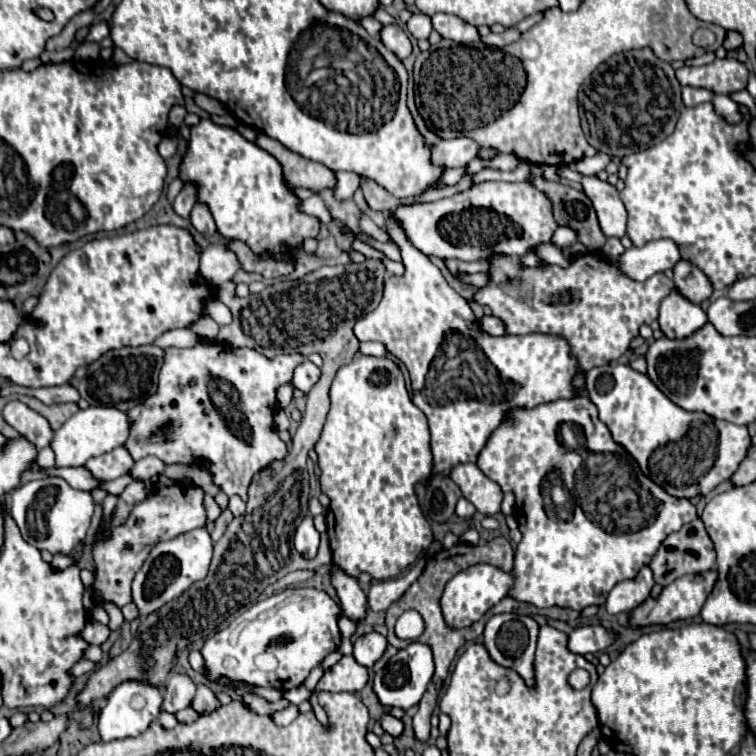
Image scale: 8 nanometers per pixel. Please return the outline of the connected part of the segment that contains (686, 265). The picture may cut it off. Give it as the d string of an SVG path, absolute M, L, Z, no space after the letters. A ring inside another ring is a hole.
M680 260L672 268L672 272L674 272L674 286L686 300L700 304L702 300L710 298L712 284L706 278L706 274L702 274L702 270L698 270L694 264Z

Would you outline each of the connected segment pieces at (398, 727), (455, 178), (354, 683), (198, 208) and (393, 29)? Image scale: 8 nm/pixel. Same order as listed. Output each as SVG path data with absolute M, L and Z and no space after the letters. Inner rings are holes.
M388 712L382 716L380 724L382 724L382 728L384 728L388 734L392 734L392 736L400 736L400 734L402 734L402 730L404 730L402 720L394 718L394 716L392 716L392 714L388 714Z
M462 168L460 170L446 170L442 174L442 178L438 178L438 182L434 184L434 188L444 188L444 186L454 186L458 184L462 178Z
M342 656L330 670L320 678L316 692L360 692L368 682L368 670L360 666L354 656Z
M204 202L194 204L194 208L190 212L190 220L192 220L194 228L200 230L202 234L212 234L216 230L216 224L214 224L214 218L210 214L210 208Z
M398 24L382 26L382 30L380 30L380 40L382 40L382 44L384 44L390 52L394 52L400 60L408 58L410 52L412 52L410 38L408 38L408 34L406 34Z

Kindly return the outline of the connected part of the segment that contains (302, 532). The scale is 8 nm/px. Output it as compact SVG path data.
M308 514L302 524L296 528L296 538L294 538L294 546L296 550L304 556L304 558L314 558L318 552L318 544L320 544L320 534L314 528L312 516Z

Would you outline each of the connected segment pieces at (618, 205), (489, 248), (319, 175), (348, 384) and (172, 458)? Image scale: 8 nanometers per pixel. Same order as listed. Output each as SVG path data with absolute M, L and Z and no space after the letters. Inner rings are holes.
M568 165L558 166L558 174L561 178L568 178L568 180L582 184L586 196L594 204L600 228L606 236L622 238L626 234L628 214L626 214L626 208L618 196L618 190L614 186L598 180L596 176L584 176L580 172L574 172Z
M482 182L482 184L476 184L460 194L454 194L450 198L442 198L438 202L400 206L394 212L394 216L402 222L410 242L426 256L438 256L440 260L456 258L456 260L464 260L464 262L488 260L498 254L522 258L526 252L536 250L540 244L550 244L552 234L558 228L558 224L552 216L550 198L546 198L546 194L542 194L538 188L534 188L528 182L524 182L524 184Z
M262 132L256 136L256 144L280 162L282 176L286 178L286 186L308 188L312 192L318 192L324 188L334 188L334 172L328 170L326 166L306 160L300 154L286 150L280 142L274 142L274 138L270 138Z
M360 356L354 358L350 364L346 364L344 368L338 370L332 388L330 388L330 412L328 412L328 420L322 428L322 434L316 442L316 454L318 454L318 466L320 466L320 488L322 492L330 498L330 508L326 514L326 524L328 524L328 536L330 536L330 548L332 548L332 562L346 574L358 578L362 572L368 572L374 580L388 580L392 576L402 574L410 564L414 564L414 560L420 556L422 550L426 550L432 542L432 528L428 524L428 520L424 518L420 504L418 504L418 496L414 492L414 486L422 480L428 480L432 474L432 452L430 452L430 432L428 432L428 422L426 416L420 408L414 406L414 402L410 400L410 394L406 390L406 382L404 376L398 368L398 364L390 358L376 358L376 356Z
M198 344L194 348L166 348L166 362L160 370L158 380L158 392L150 396L144 404L136 406L128 412L130 418L130 436L124 442L124 448L130 452L134 460L140 460L144 456L156 456L164 464L200 464L206 468L212 476L212 482L226 492L228 496L240 496L244 502L248 498L248 486L260 470L270 466L276 460L286 458L288 448L280 440L278 432L274 430L274 410L276 410L276 390L282 384L292 382L292 372L298 364L302 364L306 358L302 354L280 354L274 358L266 358L264 354L252 350L252 348L230 348L224 344ZM208 380L226 380L230 382L238 394L240 404L246 416L248 434L242 438L240 432L234 432L230 426L226 426L224 418L214 408L210 396L208 396Z

